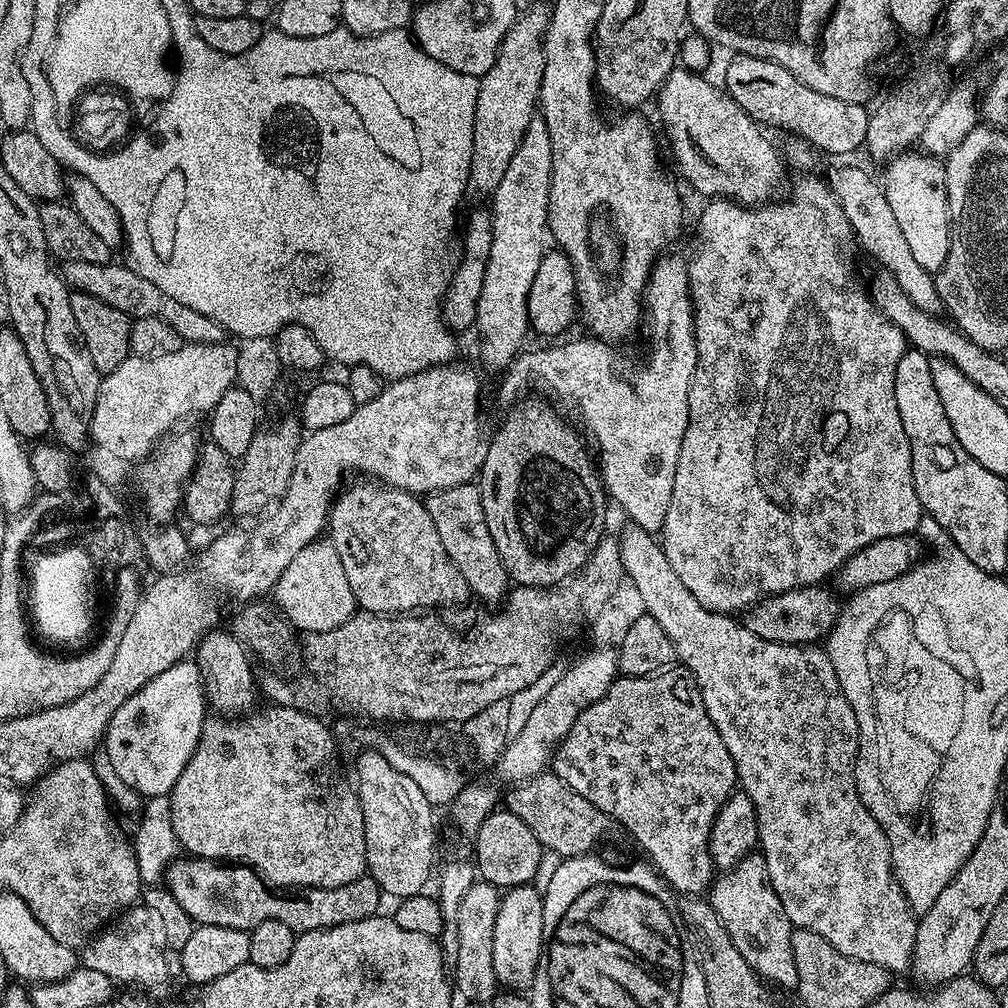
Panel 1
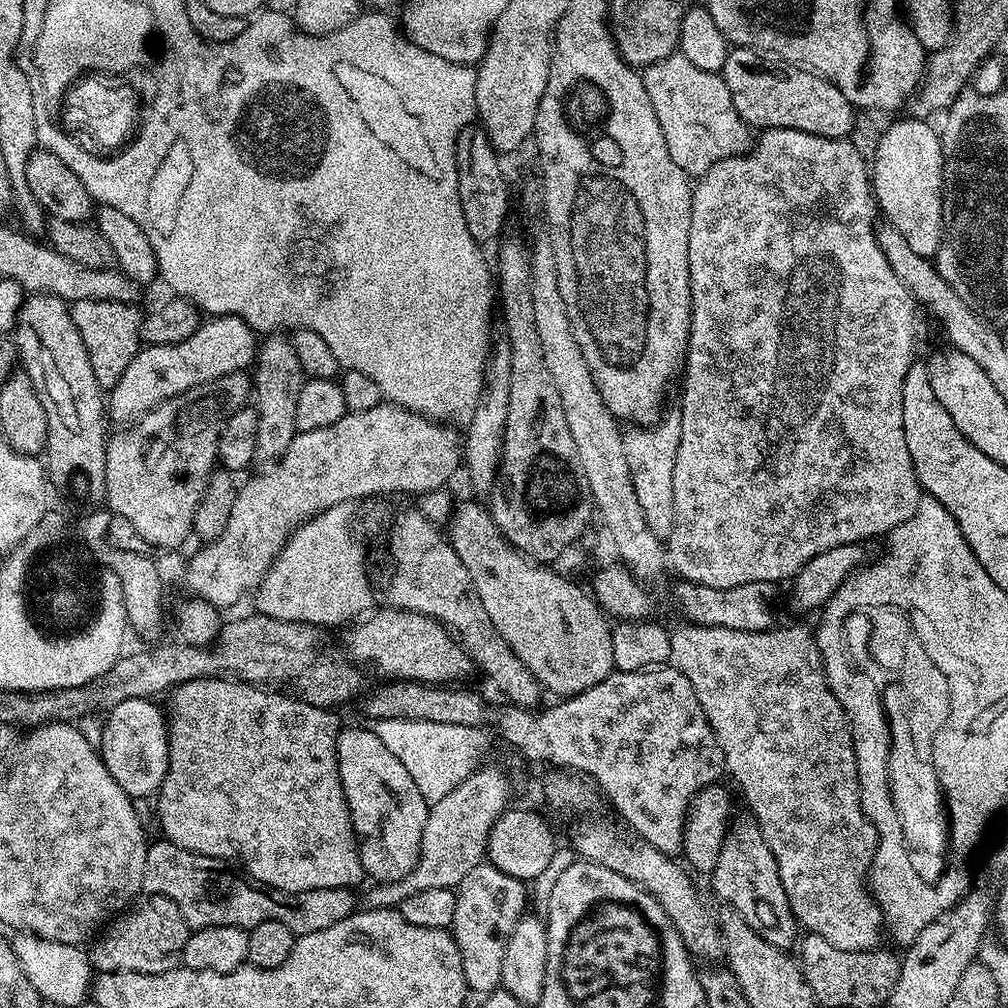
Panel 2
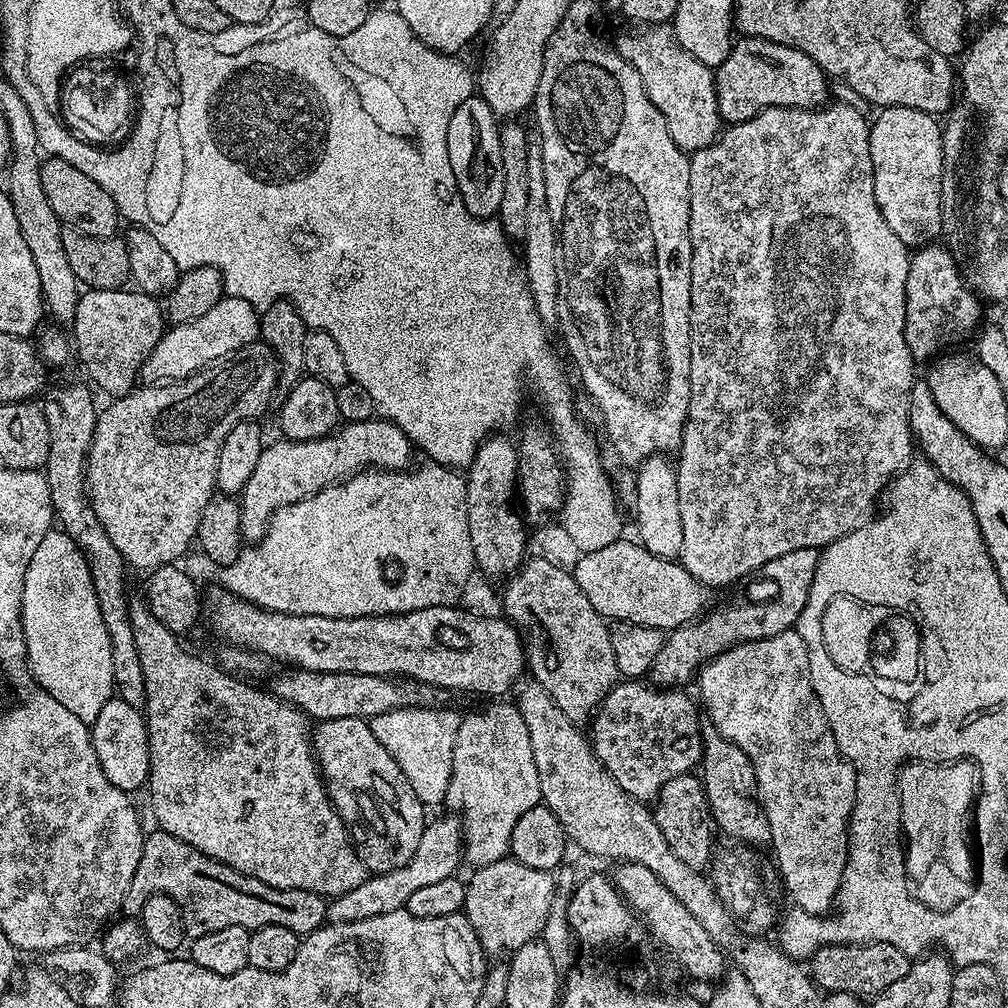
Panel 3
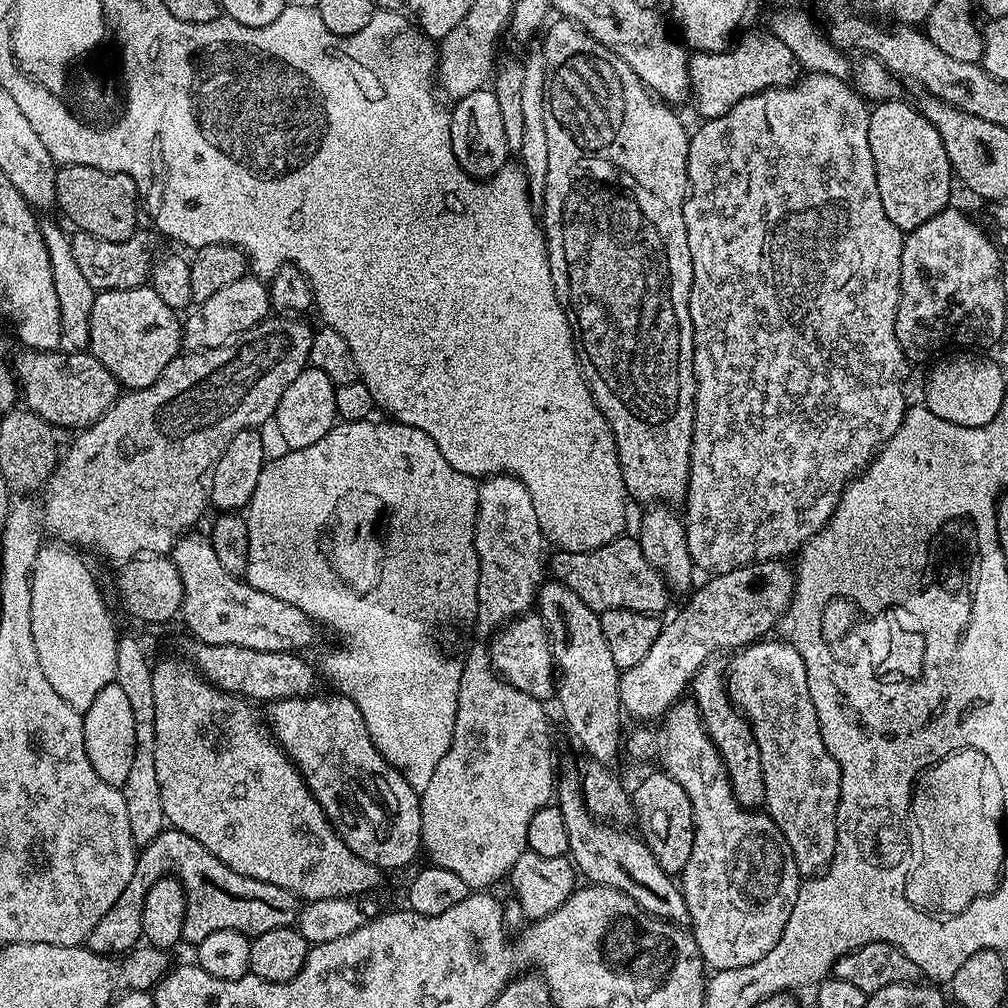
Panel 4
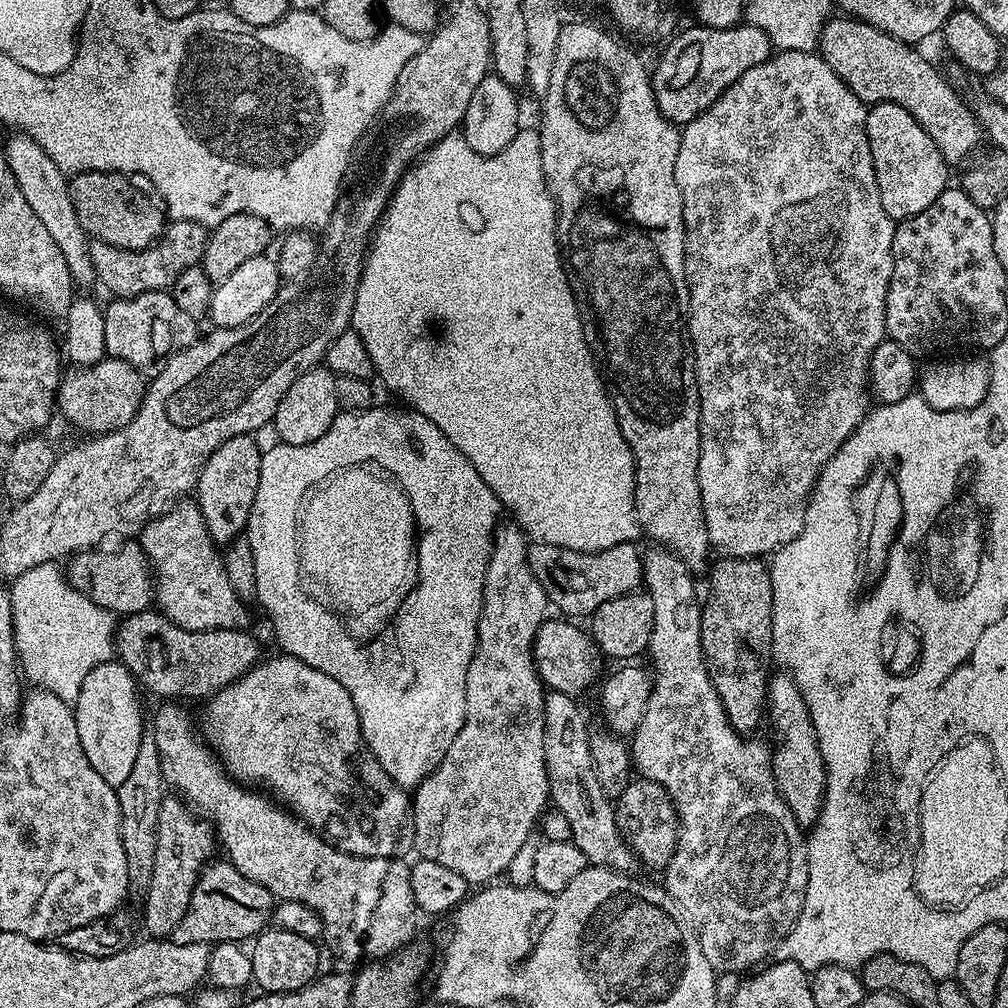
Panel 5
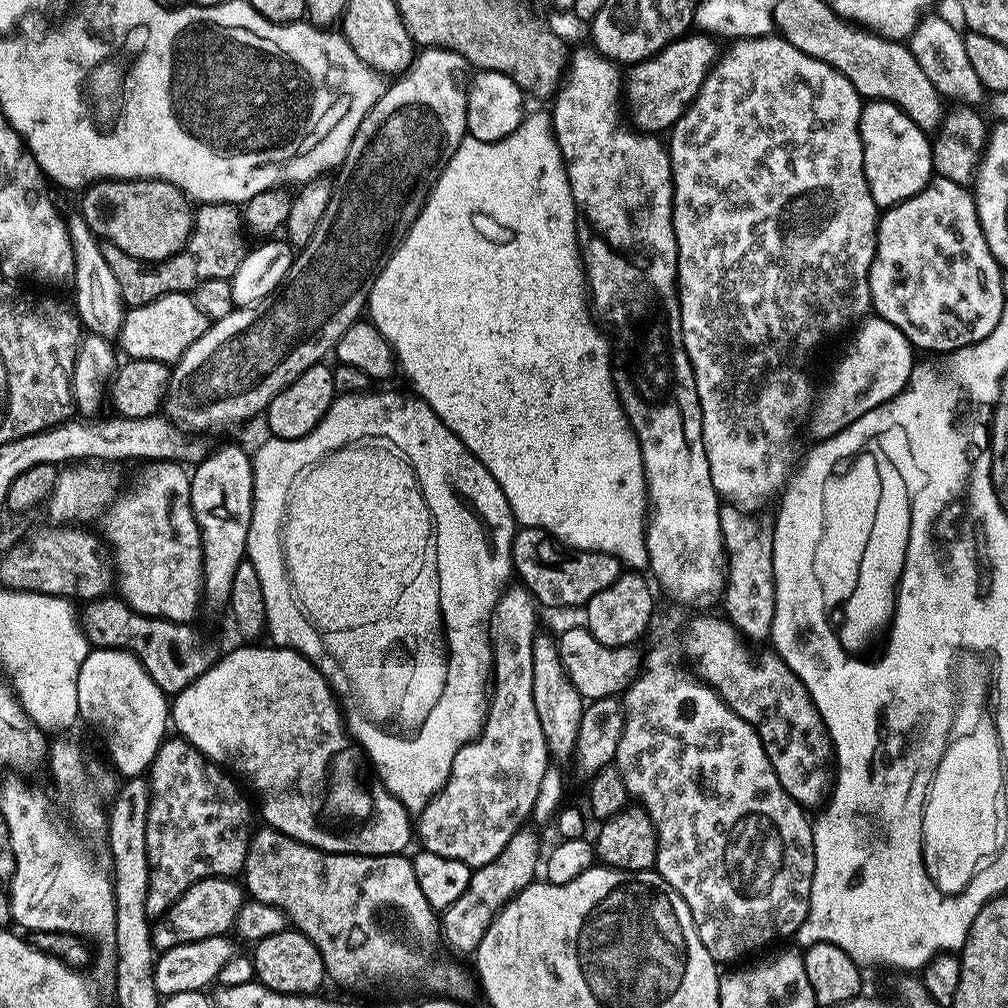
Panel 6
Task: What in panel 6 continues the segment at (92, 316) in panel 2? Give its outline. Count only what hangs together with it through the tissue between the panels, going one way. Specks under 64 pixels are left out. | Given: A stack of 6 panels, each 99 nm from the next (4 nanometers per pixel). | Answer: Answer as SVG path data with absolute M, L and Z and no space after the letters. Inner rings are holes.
M189 293L166 294L154 302L146 302L146 306L125 311L118 333L118 348L125 357L133 360L153 360L172 366L186 350L190 350L190 346L194 346L194 342L198 342L198 338L202 338L202 334L206 334L209 323L208 316L198 310Z

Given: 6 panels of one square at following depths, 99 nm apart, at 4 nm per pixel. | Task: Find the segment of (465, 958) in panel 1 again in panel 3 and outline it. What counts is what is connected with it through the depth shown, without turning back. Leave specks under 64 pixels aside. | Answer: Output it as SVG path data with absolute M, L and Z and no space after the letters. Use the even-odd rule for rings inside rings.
M505 858L498 862L490 862L490 866L475 869L471 874L473 876L467 877L466 880L462 914L476 931L476 937L489 957L503 957L503 952L511 954L541 935L550 912L551 899L554 898L556 882L552 872L534 870L534 866L526 866L517 860Z

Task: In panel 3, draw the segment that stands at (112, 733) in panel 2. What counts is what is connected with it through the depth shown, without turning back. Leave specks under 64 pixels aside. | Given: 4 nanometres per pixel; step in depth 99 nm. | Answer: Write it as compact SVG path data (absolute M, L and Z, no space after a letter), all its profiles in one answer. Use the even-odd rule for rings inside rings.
M113 698L102 706L98 718L90 726L94 754L102 766L102 774L118 786L118 790L129 794L143 789L148 782L150 754L148 753L148 726L141 709L130 706L125 700Z

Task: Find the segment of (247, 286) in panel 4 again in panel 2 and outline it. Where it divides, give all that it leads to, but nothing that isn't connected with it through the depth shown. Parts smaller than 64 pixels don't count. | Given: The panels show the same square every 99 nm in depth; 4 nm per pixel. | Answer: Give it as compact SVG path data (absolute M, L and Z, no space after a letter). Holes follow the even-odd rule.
M213 316L205 319L186 342L170 346L150 344L141 347L126 366L122 378L110 389L106 412L116 426L128 426L145 416L154 406L182 394L199 384L222 378L231 372L243 372L253 367L258 351L258 336L242 318Z

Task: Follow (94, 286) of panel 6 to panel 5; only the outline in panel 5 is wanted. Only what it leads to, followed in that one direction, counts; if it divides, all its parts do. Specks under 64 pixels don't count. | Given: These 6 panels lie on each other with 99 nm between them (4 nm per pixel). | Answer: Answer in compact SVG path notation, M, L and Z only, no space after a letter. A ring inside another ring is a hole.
M15 134L3 145L2 151L8 156L10 168L16 178L16 185L22 190L22 196L30 205L30 210L38 214L42 226L46 226L50 238L62 250L62 258L66 258L66 266L70 266L70 274L77 285L93 283L96 280L96 271L90 262L88 245L90 237L82 230L82 222L78 222L78 214L74 214L74 202L70 202L68 189L69 177L58 166L54 166L54 158L34 142L34 138L25 134Z

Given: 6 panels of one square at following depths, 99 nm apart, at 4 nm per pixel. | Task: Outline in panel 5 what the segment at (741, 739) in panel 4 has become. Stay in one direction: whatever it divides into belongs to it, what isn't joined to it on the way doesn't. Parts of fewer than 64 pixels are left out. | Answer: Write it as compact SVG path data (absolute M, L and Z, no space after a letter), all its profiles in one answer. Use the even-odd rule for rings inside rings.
M731 558L717 559L717 564L711 565L712 568L712 593L709 594L708 600L703 601L702 611L700 613L700 641L702 642L702 650L704 651L704 665L710 676L710 682L716 693L724 710L726 718L730 722L730 726L736 732L741 734L752 734L752 731L760 724L760 716L762 720L762 713L766 708L766 695L768 681L770 679L770 671L768 672L768 663L773 663L774 657L772 654L772 577L769 569L766 567L765 561L760 558L753 558L750 560L733 560Z

